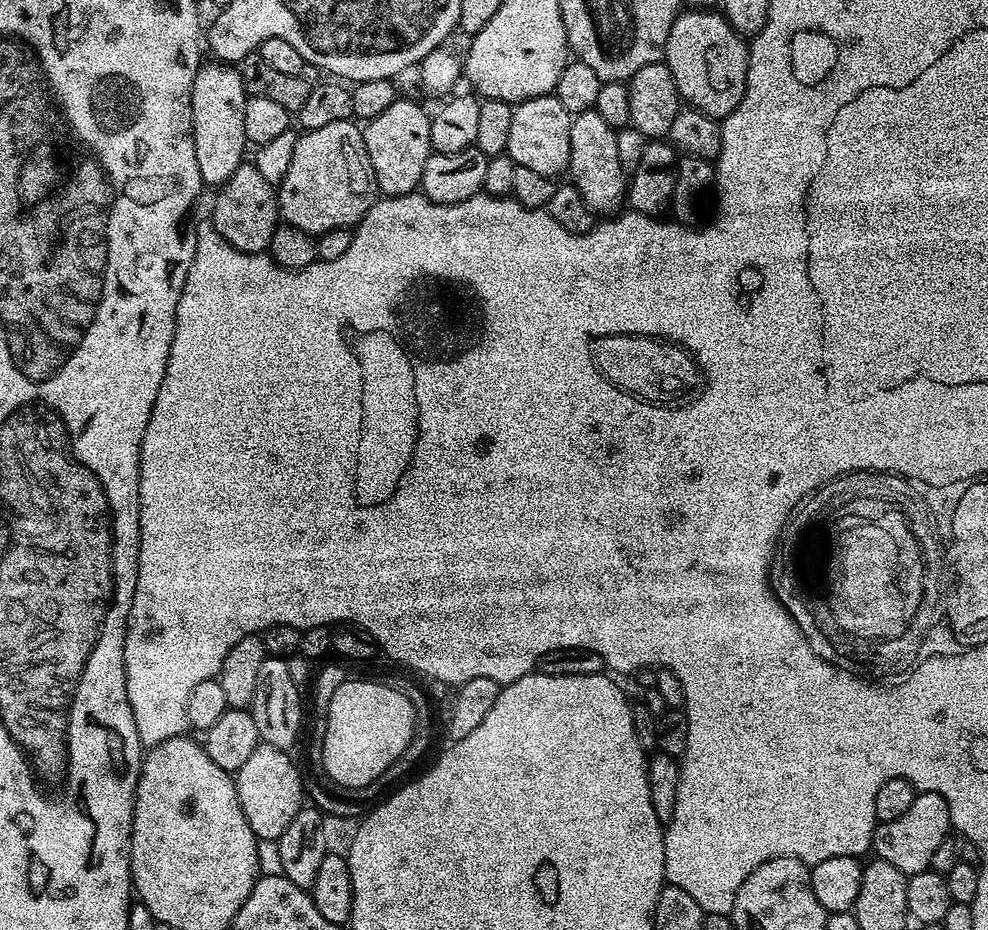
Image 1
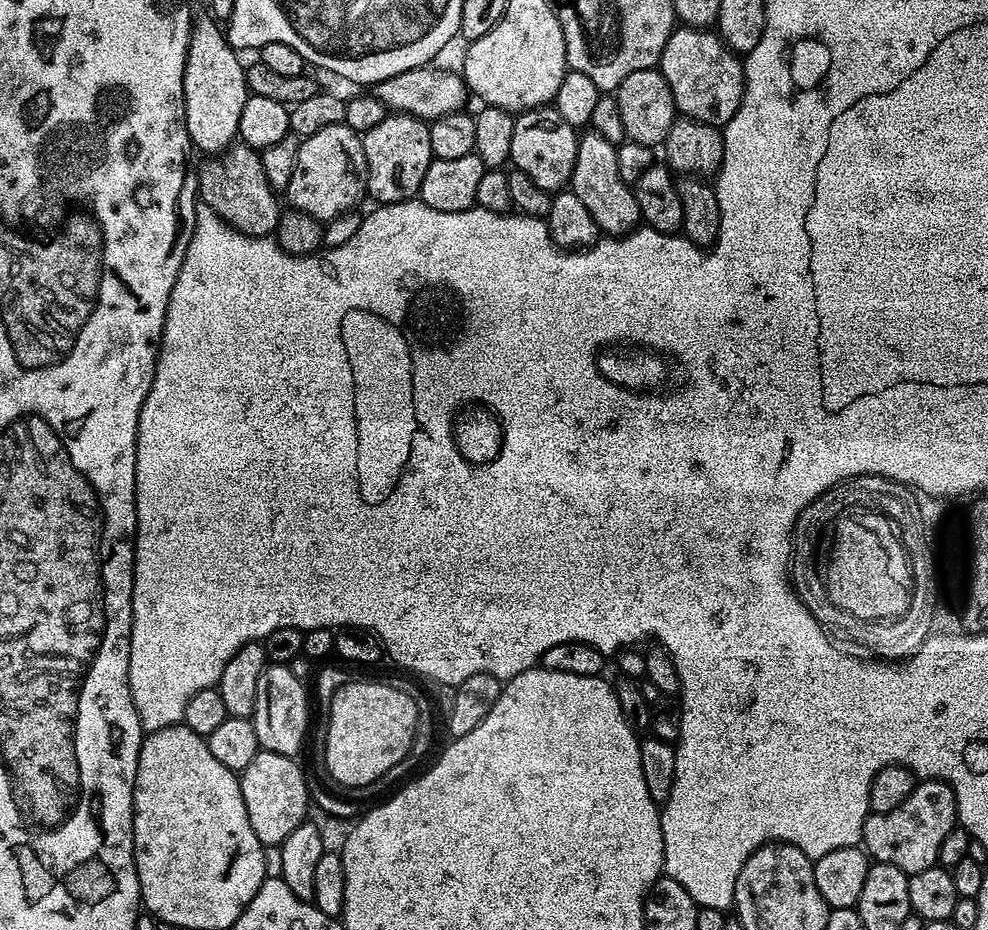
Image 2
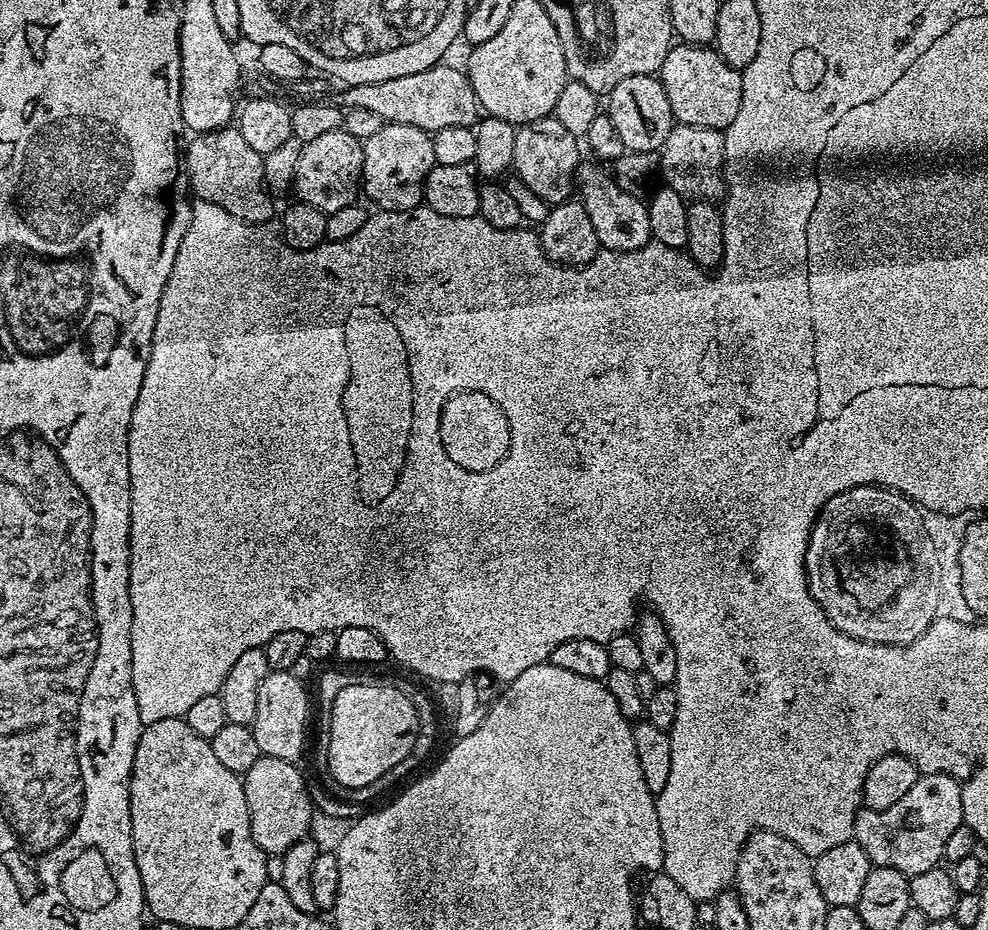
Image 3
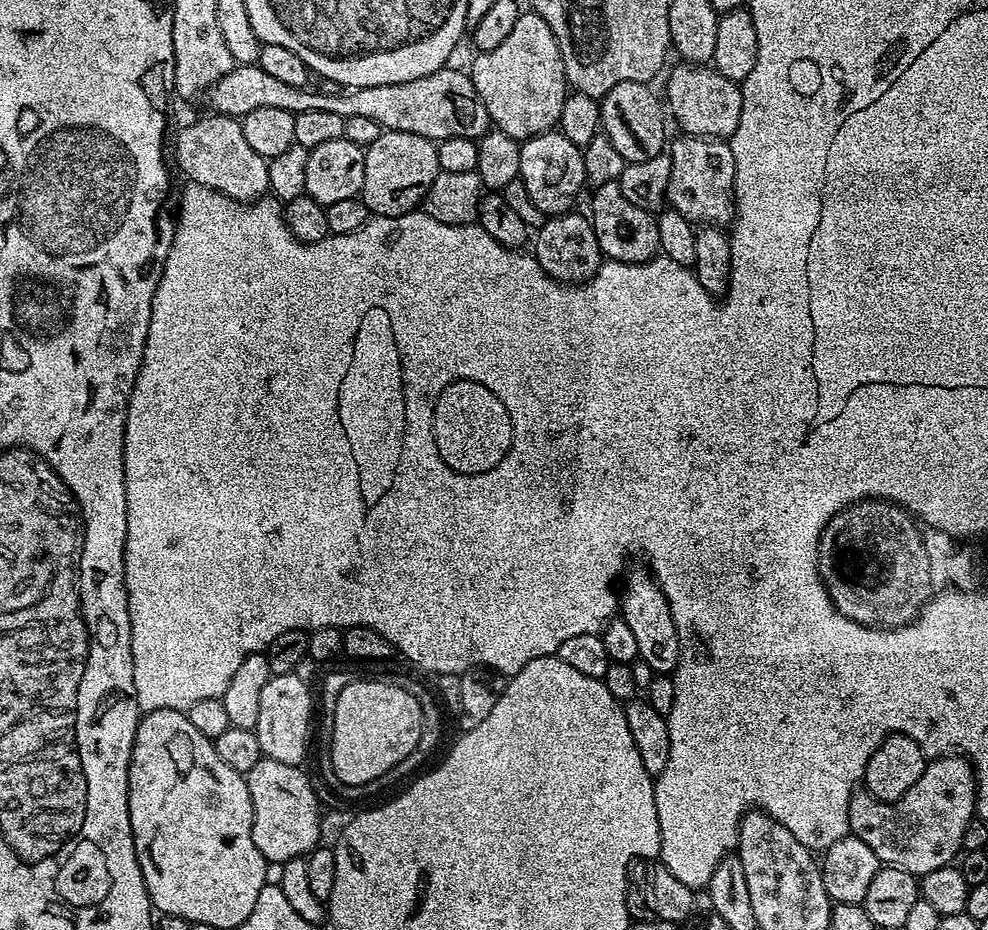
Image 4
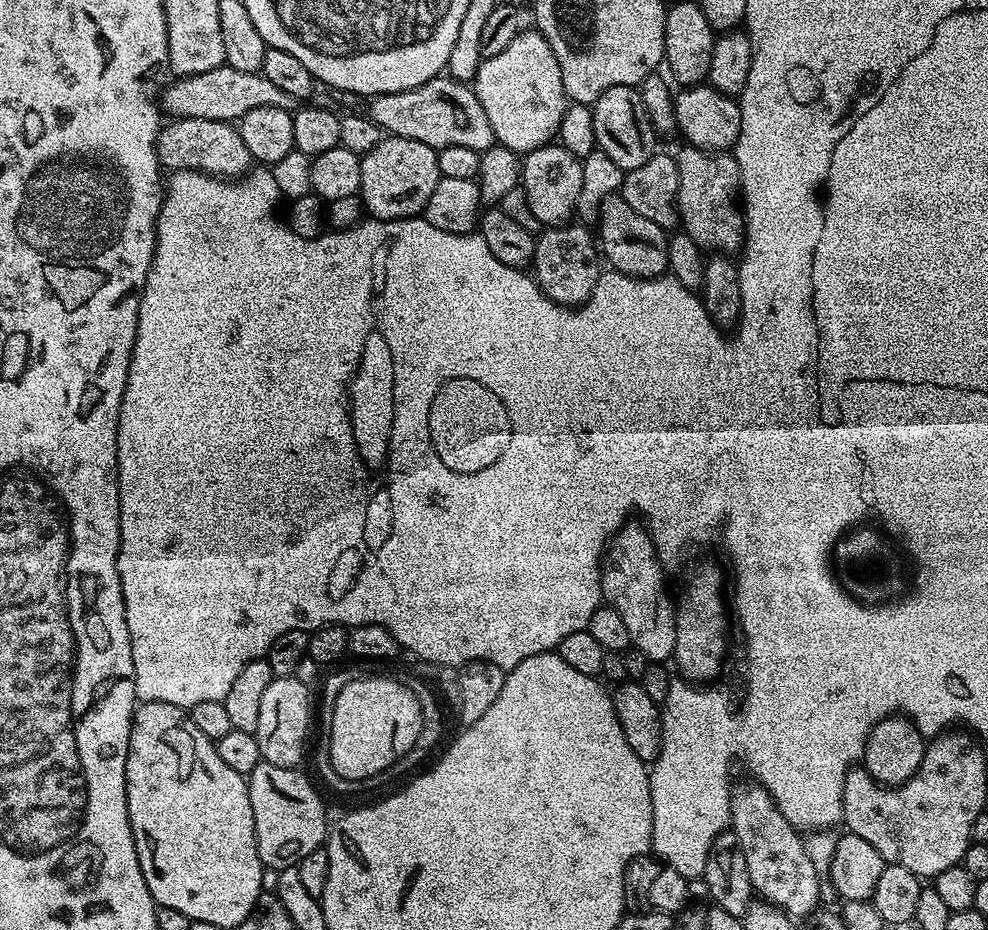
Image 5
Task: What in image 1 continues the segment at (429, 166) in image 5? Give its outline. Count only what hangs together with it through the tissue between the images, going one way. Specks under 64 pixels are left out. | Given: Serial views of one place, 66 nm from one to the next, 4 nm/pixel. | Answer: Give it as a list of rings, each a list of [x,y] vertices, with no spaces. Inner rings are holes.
[[[397,98],[378,118],[367,121],[362,131],[366,142],[366,154],[370,154],[370,166],[374,170],[376,186],[381,197],[410,196],[419,189],[422,170],[432,157],[430,142],[429,109],[412,100]]]

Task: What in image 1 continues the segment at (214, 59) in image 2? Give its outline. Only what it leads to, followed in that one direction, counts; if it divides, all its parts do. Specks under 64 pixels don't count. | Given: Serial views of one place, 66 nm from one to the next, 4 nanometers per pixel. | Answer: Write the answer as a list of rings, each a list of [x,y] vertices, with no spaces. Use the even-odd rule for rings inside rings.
[[[223,62],[211,63],[205,63],[196,71],[192,83],[192,129],[200,179],[205,185],[219,186],[225,184],[240,164],[245,163],[244,148],[249,147],[246,138],[246,102],[249,96],[244,92],[242,78],[235,67]]]

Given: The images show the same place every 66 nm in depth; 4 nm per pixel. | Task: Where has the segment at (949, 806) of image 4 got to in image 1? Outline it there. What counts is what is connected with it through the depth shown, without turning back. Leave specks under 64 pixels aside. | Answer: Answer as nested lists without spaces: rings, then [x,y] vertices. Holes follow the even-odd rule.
[[[919,793],[904,814],[893,821],[877,823],[876,833],[872,835],[872,848],[879,859],[890,862],[890,866],[898,866],[904,876],[929,871],[938,846],[942,846],[942,842],[949,839],[952,818],[946,798],[942,798],[942,794]]]

